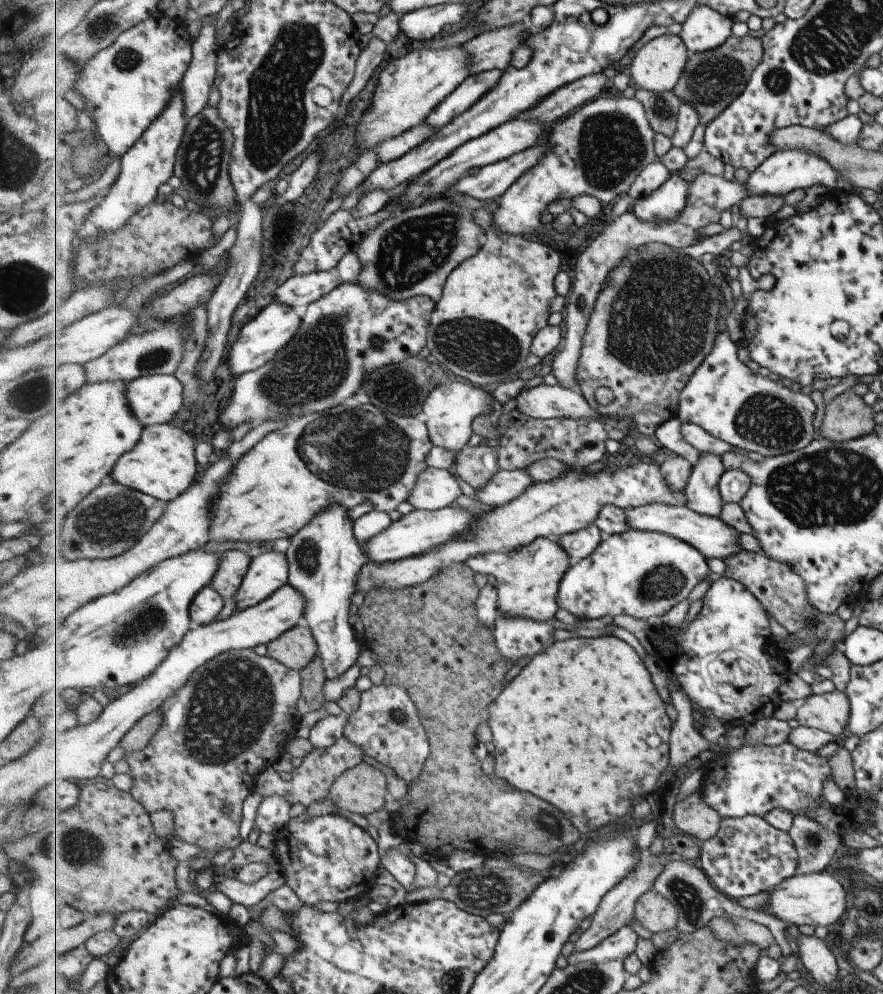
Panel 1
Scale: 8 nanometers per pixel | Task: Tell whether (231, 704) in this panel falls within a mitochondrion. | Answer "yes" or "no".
yes

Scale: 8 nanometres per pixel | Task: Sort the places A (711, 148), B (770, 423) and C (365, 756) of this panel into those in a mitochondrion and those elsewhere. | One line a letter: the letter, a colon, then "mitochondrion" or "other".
A: other
B: mitochondrion
C: other

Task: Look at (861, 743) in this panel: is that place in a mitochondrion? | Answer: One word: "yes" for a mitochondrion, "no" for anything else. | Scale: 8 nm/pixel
no

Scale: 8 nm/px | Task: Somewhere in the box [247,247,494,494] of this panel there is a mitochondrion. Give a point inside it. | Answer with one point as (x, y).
(311, 375)

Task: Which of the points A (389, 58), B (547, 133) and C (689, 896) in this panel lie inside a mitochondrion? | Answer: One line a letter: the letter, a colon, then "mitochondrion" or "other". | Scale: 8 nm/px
A: other
B: other
C: mitochondrion

